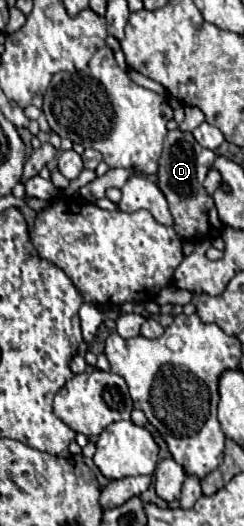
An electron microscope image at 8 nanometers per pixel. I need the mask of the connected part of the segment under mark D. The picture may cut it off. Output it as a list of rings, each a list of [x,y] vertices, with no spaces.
[[[173,129],[165,137],[163,155],[159,159],[159,189],[163,191],[165,199],[169,201],[171,215],[175,219],[175,231],[181,239],[189,239],[193,243],[201,239],[215,239],[225,231],[225,225],[217,217],[217,209],[213,199],[203,189],[203,179],[207,171],[213,167],[215,153],[211,149],[201,147],[191,131]]]

